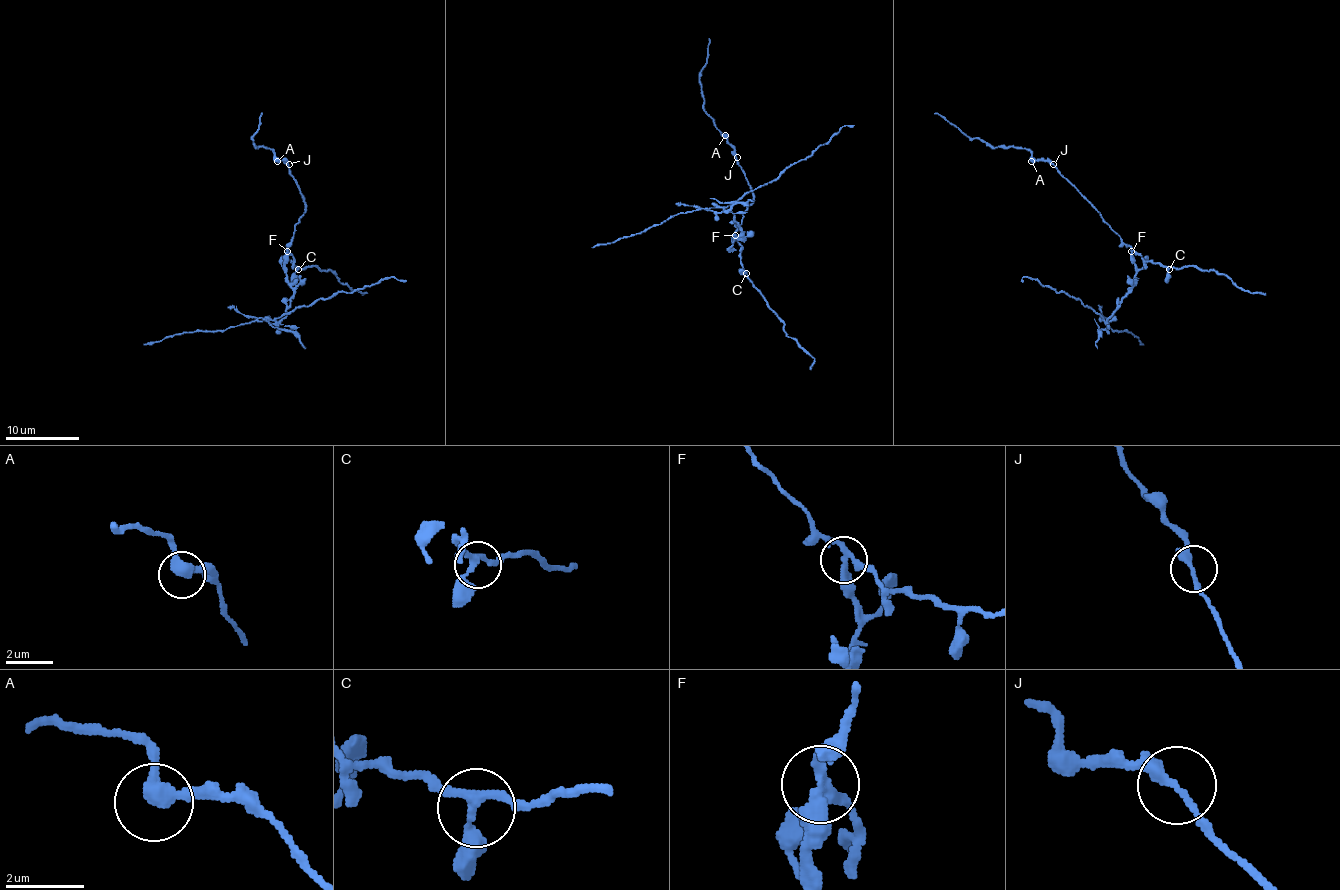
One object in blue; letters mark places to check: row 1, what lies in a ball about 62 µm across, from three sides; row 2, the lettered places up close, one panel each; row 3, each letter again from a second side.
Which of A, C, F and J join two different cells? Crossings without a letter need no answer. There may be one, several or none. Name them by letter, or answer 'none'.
F

